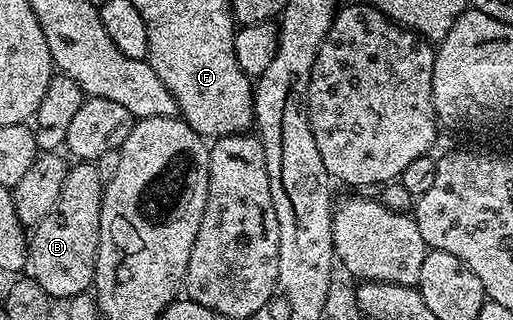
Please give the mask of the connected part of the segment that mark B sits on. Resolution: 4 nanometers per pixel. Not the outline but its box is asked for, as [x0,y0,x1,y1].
[27,163,103,302]

